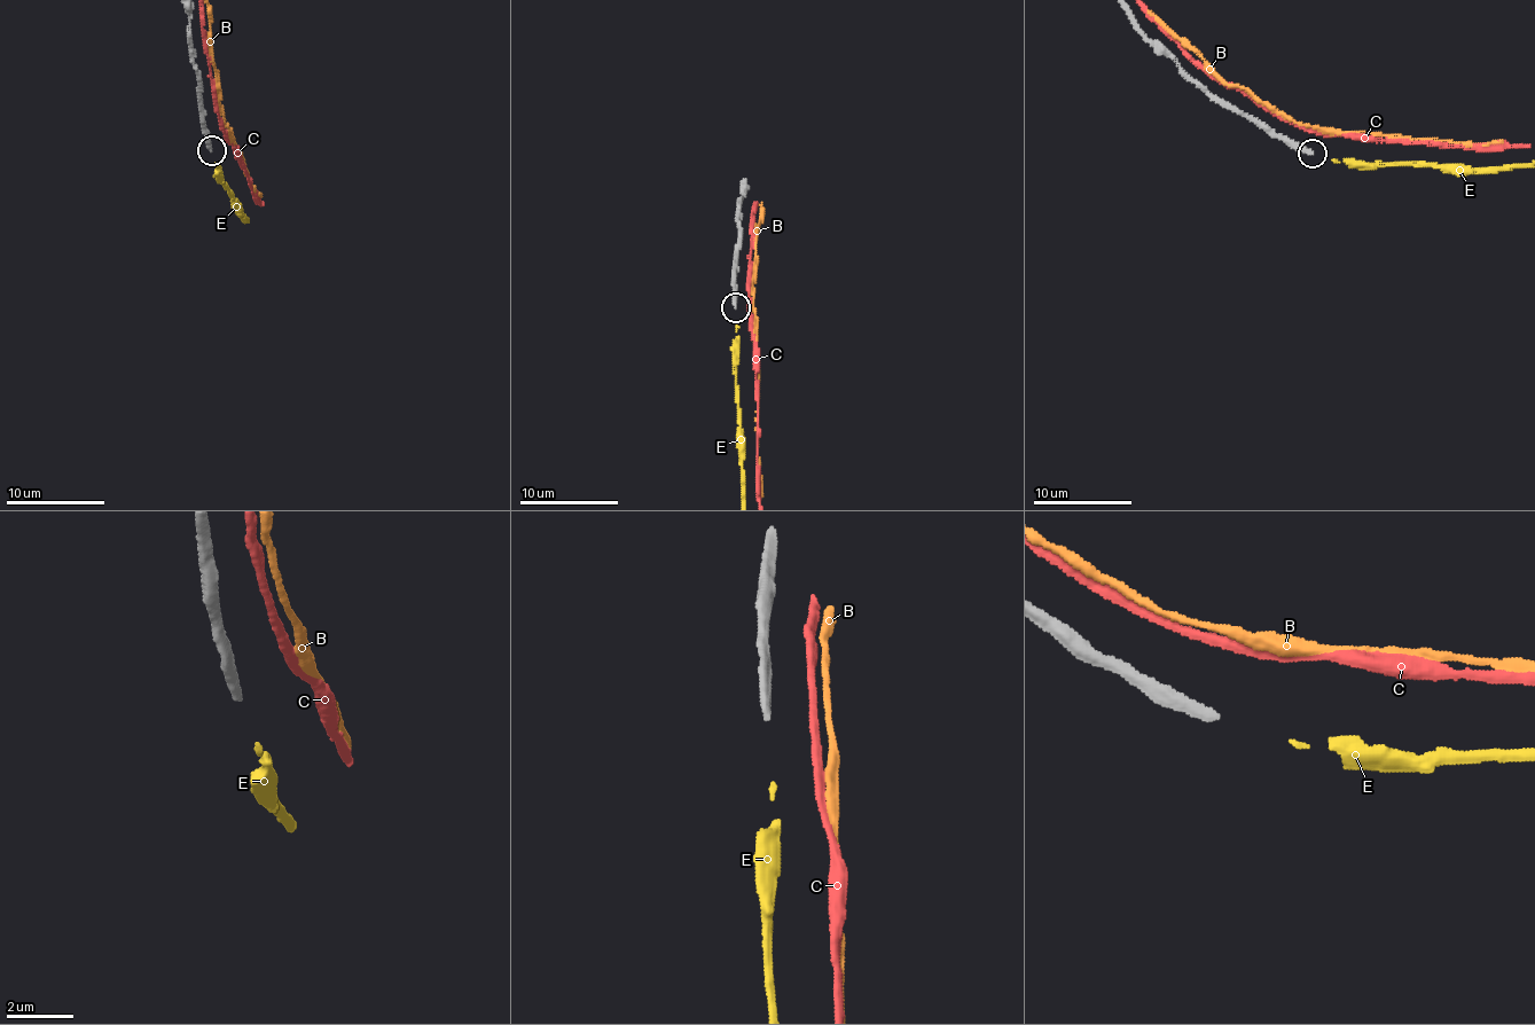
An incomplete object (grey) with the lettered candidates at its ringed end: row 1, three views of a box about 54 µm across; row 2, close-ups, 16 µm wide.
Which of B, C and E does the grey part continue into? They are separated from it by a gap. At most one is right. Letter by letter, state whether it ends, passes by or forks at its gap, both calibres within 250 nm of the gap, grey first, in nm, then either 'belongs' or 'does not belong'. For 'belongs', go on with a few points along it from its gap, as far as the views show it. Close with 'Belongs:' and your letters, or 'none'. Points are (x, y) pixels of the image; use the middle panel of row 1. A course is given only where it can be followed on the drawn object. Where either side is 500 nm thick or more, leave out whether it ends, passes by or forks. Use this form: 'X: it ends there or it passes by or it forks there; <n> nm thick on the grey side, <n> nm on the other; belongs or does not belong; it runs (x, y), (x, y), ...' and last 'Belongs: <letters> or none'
B: it passes by; 280 nm thick on the grey side, 320 nm on the other; does not belong
C: it passes by; 280 nm thick on the grey side, 280 nm on the other; does not belong
E: it ends there; 280 nm thick on the grey side, 120 nm on the other; belongs
Belongs: E

